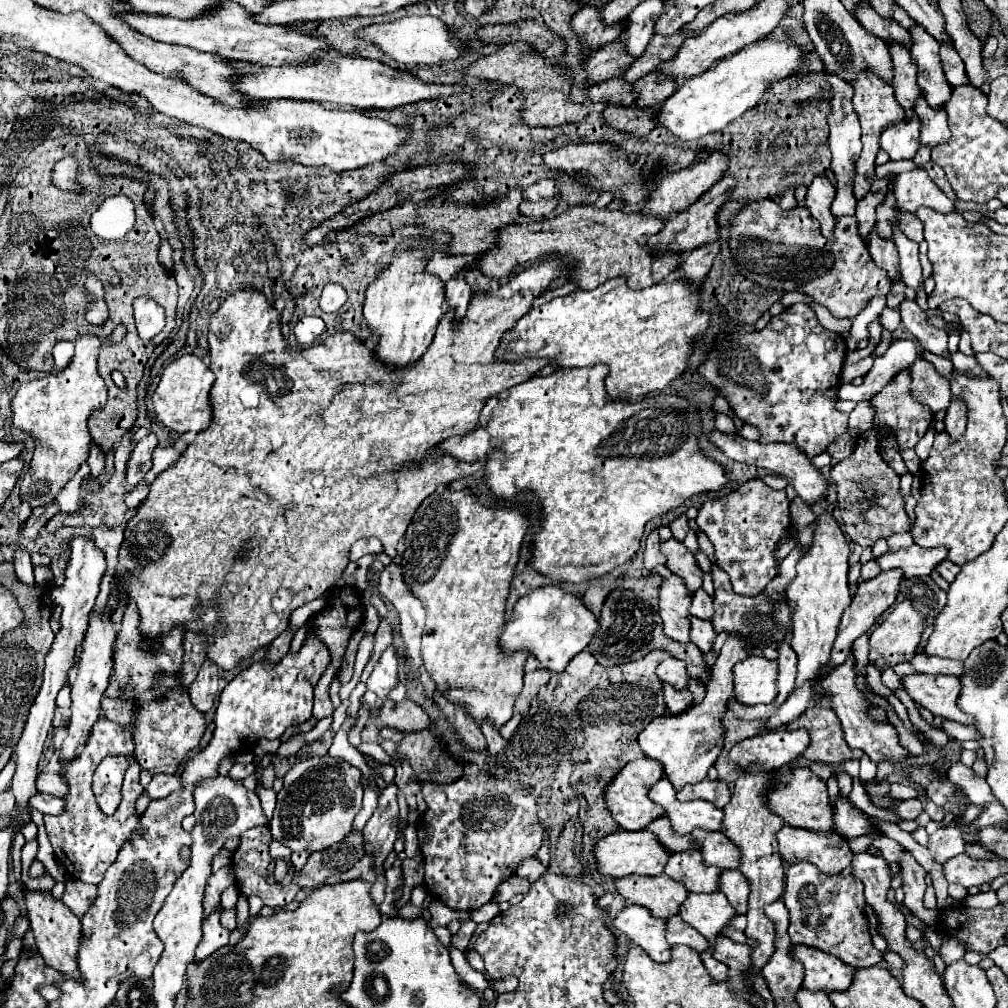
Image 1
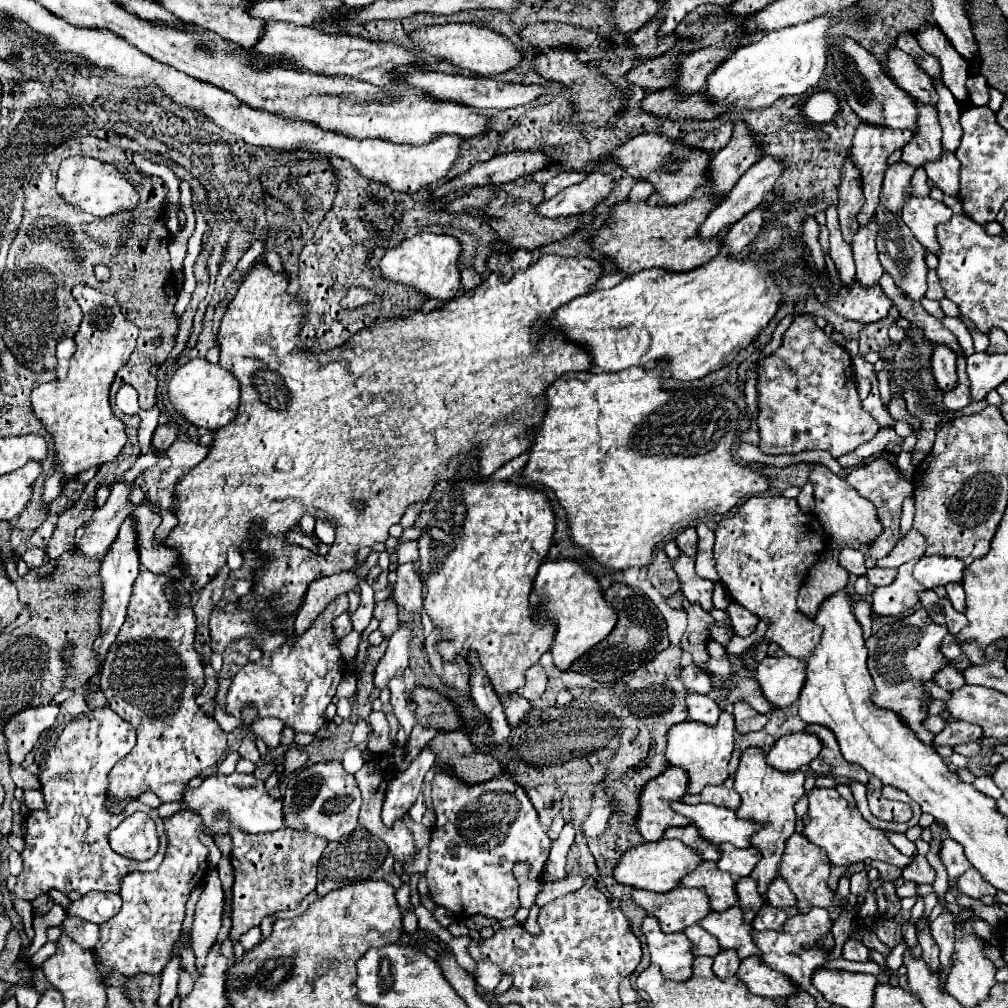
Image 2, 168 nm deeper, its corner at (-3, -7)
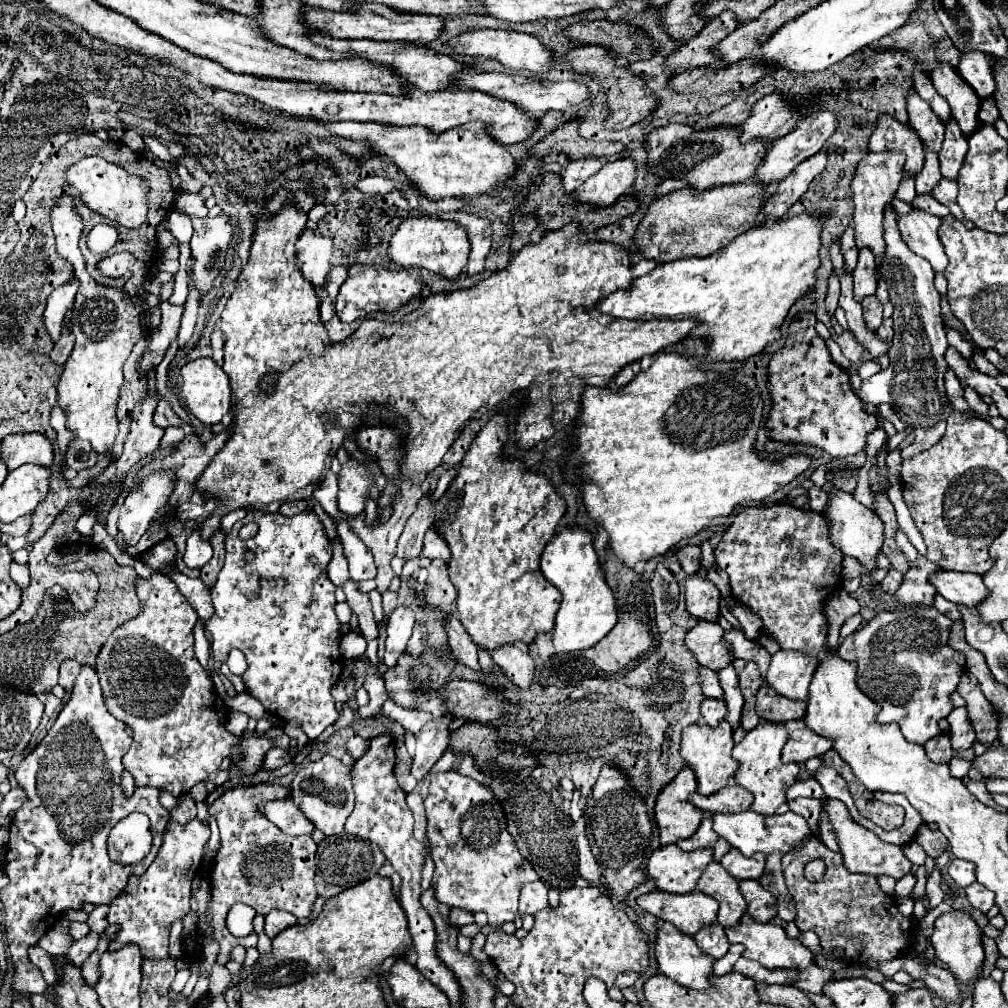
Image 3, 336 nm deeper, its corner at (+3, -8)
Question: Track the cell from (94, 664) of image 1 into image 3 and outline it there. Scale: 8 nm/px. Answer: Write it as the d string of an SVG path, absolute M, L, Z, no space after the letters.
M156 471L144 479L140 489L130 491L118 513L118 533L122 535L126 547L134 547L138 539L148 529L156 511L168 501L174 491L174 473Z

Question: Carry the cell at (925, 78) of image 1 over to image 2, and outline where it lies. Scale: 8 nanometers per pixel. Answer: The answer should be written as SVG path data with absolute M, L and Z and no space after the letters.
M934 82L934 88L940 96L938 100L938 120L942 124L942 148L956 152L956 146L960 146L960 106L956 98L952 98L952 92L942 84Z

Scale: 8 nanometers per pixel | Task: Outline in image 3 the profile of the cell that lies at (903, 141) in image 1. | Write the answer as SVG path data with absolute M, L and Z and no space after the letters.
M886 203L884 207L884 239L886 251L876 273L886 283L890 301L894 305L894 341L888 351L890 365L874 377L864 379L856 395L864 403L888 403L906 423L908 431L914 435L912 445L902 449L902 457L906 459L938 443L946 431L946 419L952 413L944 391L944 373L948 367L944 353L948 349L948 341L940 317L940 293L934 287L934 269L930 263L926 263L926 259L912 253L912 249L900 237L892 203Z

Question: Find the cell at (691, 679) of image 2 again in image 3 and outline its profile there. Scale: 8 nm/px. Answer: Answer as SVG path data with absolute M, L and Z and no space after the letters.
M698 667L698 675L700 675L702 693L706 697L712 697L712 699L722 699L722 687L720 687L714 671L710 671L706 667Z

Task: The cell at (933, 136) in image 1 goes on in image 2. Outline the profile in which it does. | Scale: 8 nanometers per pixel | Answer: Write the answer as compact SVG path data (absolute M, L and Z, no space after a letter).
M942 152L940 160L934 164L924 166L928 178L934 182L936 188L940 188L948 196L956 196L960 192L960 162L954 154Z

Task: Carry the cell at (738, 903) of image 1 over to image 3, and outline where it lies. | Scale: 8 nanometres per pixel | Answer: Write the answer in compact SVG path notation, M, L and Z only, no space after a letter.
M754 879L740 881L740 891L748 905L746 913L754 921L768 923L776 915L776 897L772 897L768 891L764 891L758 881L754 881Z

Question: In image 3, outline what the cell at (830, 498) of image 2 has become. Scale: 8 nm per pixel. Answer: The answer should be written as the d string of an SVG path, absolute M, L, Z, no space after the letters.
M826 483L822 487L822 491L828 495L828 503L826 503L826 509L822 511L822 515L830 521L830 539L832 539L834 547L838 547L844 555L850 555L850 557L856 557L862 561L862 565L864 565L862 587L872 589L874 583L868 579L868 573L872 569L876 569L874 559L882 547L882 521L878 519L878 515L872 509L858 503L850 493L836 489L832 483Z

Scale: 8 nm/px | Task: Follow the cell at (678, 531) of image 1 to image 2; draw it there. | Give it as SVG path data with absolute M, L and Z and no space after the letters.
M686 528L682 534L678 534L676 544L678 544L678 548L682 550L682 554L694 558L694 556L696 556L696 544L698 544L696 528Z

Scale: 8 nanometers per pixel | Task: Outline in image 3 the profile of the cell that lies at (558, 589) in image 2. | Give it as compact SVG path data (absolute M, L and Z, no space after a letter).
M562 527L546 545L540 563L542 575L562 593L562 605L554 625L554 653L570 653L594 647L616 625L616 601L604 581L604 571L592 547L592 535L580 527Z

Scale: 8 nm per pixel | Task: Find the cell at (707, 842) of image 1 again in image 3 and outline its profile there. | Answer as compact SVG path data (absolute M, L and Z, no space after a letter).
M730 849L720 861L720 865L738 881L758 879L764 871L764 863L766 863L766 855L758 853L754 857L744 857L738 849Z

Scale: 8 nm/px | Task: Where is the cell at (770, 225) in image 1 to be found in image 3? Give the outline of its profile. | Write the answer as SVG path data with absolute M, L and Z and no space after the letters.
M870 295L870 297L864 297L860 305L862 305L862 309L864 309L866 327L876 331L876 329L882 325L882 305L880 305L880 301L878 301L874 295Z

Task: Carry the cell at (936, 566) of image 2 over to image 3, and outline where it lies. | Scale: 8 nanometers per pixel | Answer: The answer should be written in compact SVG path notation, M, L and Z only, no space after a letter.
M936 571L930 575L930 583L936 591L948 601L962 605L978 605L986 595L986 585L976 573L958 573L958 571Z

